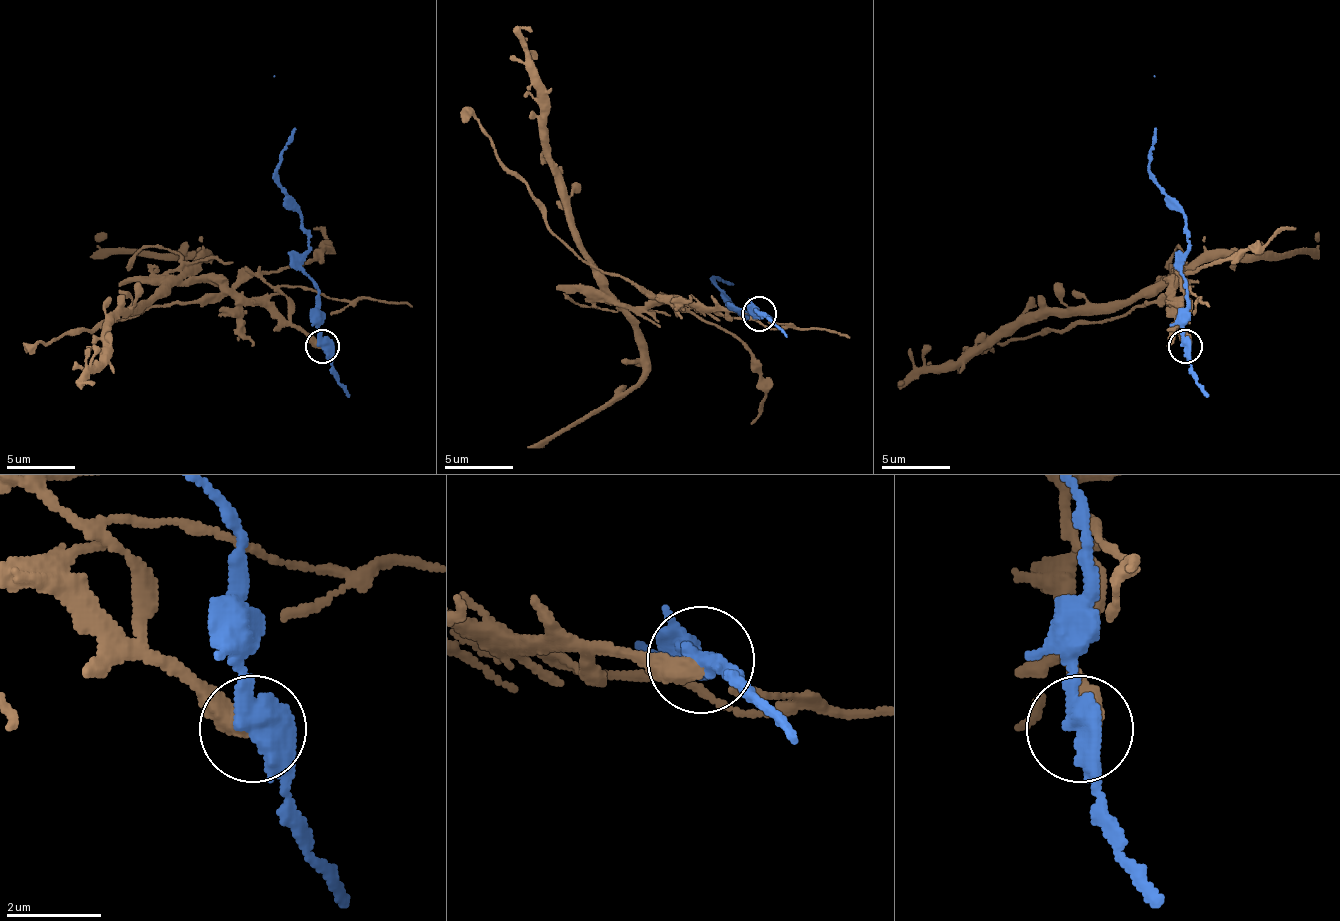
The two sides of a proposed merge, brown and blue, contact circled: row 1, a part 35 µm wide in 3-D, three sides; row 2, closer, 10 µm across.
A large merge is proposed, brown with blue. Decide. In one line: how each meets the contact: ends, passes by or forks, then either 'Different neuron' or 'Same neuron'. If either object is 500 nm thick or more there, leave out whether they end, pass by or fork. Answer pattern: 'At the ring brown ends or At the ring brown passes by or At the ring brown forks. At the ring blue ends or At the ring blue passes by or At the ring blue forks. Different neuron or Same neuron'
At the ring brown ends. At the ring blue passes by. Different neuron

